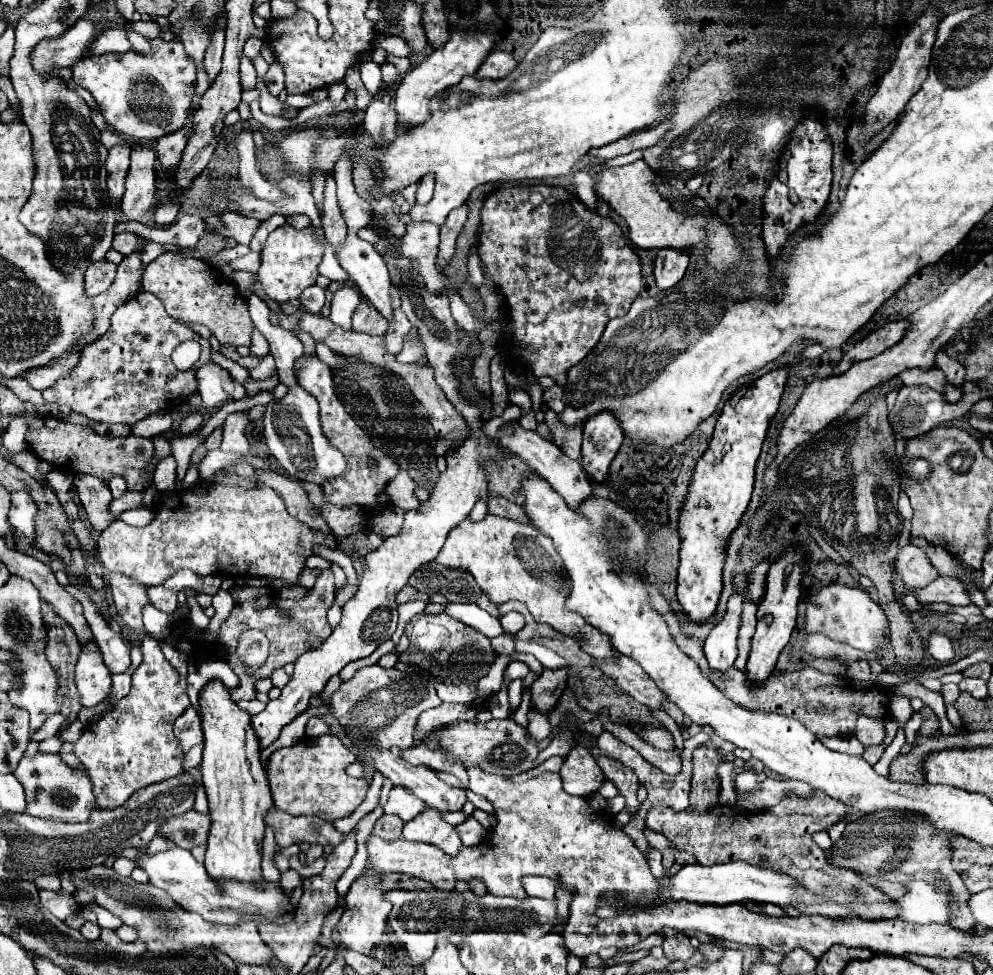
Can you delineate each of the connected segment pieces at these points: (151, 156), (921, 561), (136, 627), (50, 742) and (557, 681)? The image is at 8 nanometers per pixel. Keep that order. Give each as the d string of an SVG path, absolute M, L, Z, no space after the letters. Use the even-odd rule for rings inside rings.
M135 145L131 149L127 191L121 203L121 211L127 221L141 221L157 201L155 163L157 163L155 149L149 149L145 145Z
M913 545L899 549L893 571L895 571L895 577L901 579L905 583L905 587L911 591L923 589L939 577L937 569L931 565L929 557L919 547L913 547Z
M109 575L109 589L113 605L117 603L117 615L121 621L133 631L141 631L141 611L149 603L147 589L141 583L135 583L135 579L127 579L125 575Z
M56 736L46 739L40 743L38 751L45 753L58 753L63 745L63 742Z
M545 669L539 679L531 685L531 703L533 709L547 713L551 711L563 691L567 689L567 671L565 669Z

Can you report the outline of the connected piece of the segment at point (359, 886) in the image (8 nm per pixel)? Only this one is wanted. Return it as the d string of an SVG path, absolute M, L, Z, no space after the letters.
M363 871L363 875L351 885L349 893L345 895L345 901L351 907L351 911L345 911L341 915L341 921L337 923L340 944L346 945L347 949L369 955L381 943L381 935L387 929L387 915L391 911L391 903L387 903L383 895L385 893L381 891L381 885L379 885L379 873Z

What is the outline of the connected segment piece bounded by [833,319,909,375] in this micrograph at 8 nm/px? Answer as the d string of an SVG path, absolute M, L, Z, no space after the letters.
M901 319L901 321L893 321L893 323L887 323L883 325L881 329L869 333L863 341L857 341L841 359L841 363L835 367L835 375L839 373L845 373L853 363L857 361L863 361L863 359L871 359L883 351L887 351L889 347L897 345L899 339L905 337L909 329L909 321L907 319Z

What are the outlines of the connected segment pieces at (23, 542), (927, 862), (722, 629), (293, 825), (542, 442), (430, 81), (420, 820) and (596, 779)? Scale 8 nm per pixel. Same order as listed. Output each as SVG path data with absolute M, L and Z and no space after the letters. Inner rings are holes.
M15 491L11 493L11 511L9 511L9 525L13 533L13 545L17 551L31 555L39 559L41 563L51 563L53 557L45 553L43 549L35 547L35 517L37 517L37 505L33 499L27 495L27 491Z
M881 811L859 817L857 821L849 821L841 839L833 845L827 861L835 869L849 869L861 875L871 875L885 881L909 883L909 881L949 881L951 901L961 911L953 911L949 915L949 925L961 933L975 935L975 919L967 909L967 901L971 897L963 879L951 867L951 847L947 843L955 837L951 831L939 831L921 815L907 815L901 811Z
M733 593L731 599L727 601L727 611L723 619L713 627L713 631L705 639L707 661L717 671L725 671L727 667L731 667L737 657L737 637L745 601L747 601L745 595Z
M271 807L269 809L269 813L265 815L265 825L271 825L273 827L273 831L275 831L275 841L277 841L277 845L279 847L289 847L289 845L293 845L293 843L319 843L319 845L331 845L331 847L335 847L335 845L339 845L343 839L345 839L345 835L343 833L339 833L335 827L333 827L333 823L329 823L329 821L325 821L325 819L319 819L319 817L291 817L291 815L287 815L287 813L283 813L283 811L279 811L277 807Z
M515 423L515 433L513 433L511 437L505 435L505 433L499 433L499 435L501 435L501 443L503 443L505 447L509 447L513 453L517 453L521 459L525 459L525 461L535 469L535 473L539 473L543 479L547 479L549 485L565 499L565 503L567 503L573 511L577 511L579 505L581 505L585 499L593 497L591 481L587 481L587 475L585 475L581 463L569 459L555 443L551 443L551 441L539 437L539 435L533 433L533 431L523 431L523 429L519 427L519 423Z
M453 31L451 39L443 45L443 49L435 49L429 57L421 61L413 71L403 75L401 83L395 91L395 105L397 105L397 121L401 125L417 125L429 119L429 99L451 87L457 85L465 75L473 75L483 59L489 55L493 47L493 37L487 33L473 33L473 31Z
M431 807L425 813L417 815L413 821L405 823L403 839L435 845L441 851L445 851L447 855L457 855L461 849L461 839L457 835L455 827L445 823L441 819L441 813Z
M577 743L569 757L565 757L559 775L563 777L565 791L579 797L589 797L605 781L605 775L595 763L595 757L591 757L591 751L581 743Z

